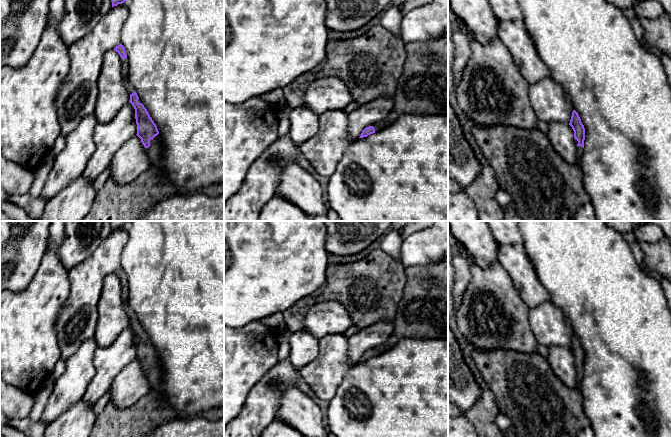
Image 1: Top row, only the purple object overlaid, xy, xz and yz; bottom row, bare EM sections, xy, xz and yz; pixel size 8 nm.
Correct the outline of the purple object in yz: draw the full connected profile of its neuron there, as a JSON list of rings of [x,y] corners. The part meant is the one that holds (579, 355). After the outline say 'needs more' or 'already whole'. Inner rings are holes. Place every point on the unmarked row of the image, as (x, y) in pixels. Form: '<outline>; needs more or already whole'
[[[573,334],[572,336],[569,349],[572,351],[574,355],[574,362],[577,369],[577,381],[580,383],[584,373],[585,352],[581,346],[578,337],[575,334]]]; needs more

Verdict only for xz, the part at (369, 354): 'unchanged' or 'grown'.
grown

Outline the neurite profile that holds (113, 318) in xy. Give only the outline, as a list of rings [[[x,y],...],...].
[[[114,273],[103,280],[101,295],[98,301],[98,320],[94,339],[98,347],[107,347],[130,324],[126,309],[128,302],[122,297],[122,283]]]

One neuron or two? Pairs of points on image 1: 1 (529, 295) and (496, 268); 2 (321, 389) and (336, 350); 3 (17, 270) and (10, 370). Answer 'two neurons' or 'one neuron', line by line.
1: two neurons
2: one neuron
3: two neurons

